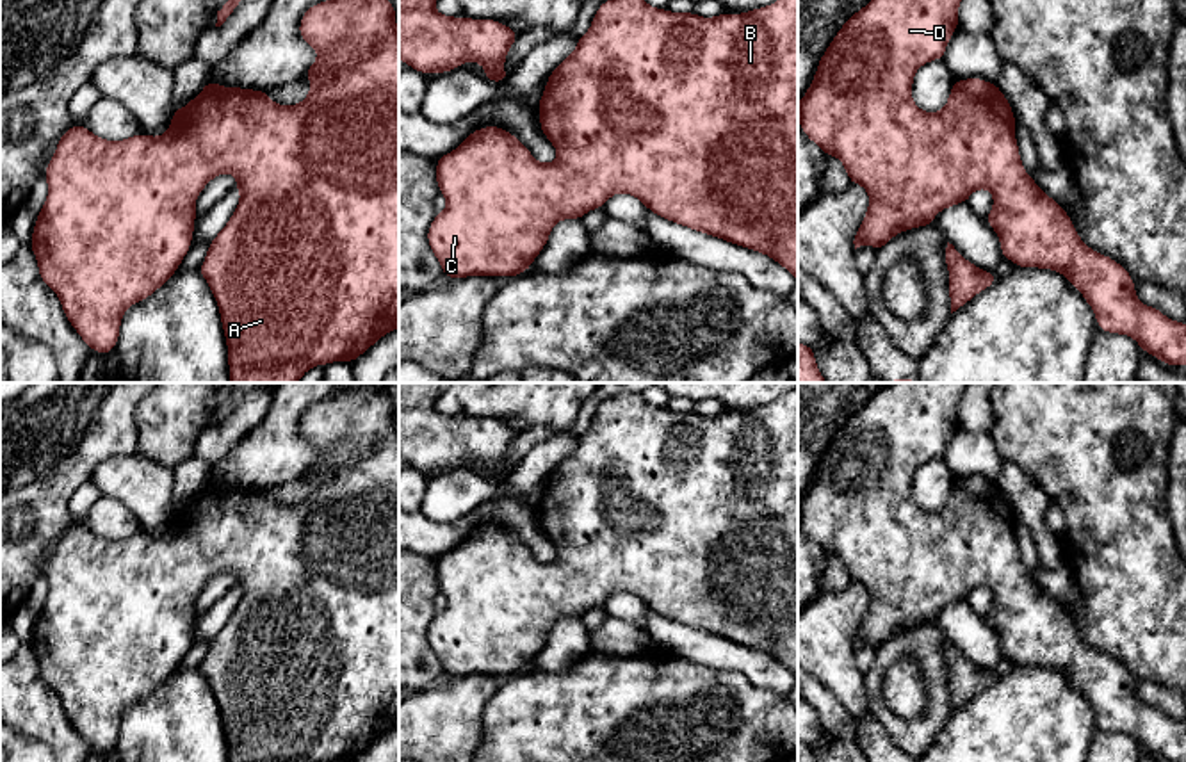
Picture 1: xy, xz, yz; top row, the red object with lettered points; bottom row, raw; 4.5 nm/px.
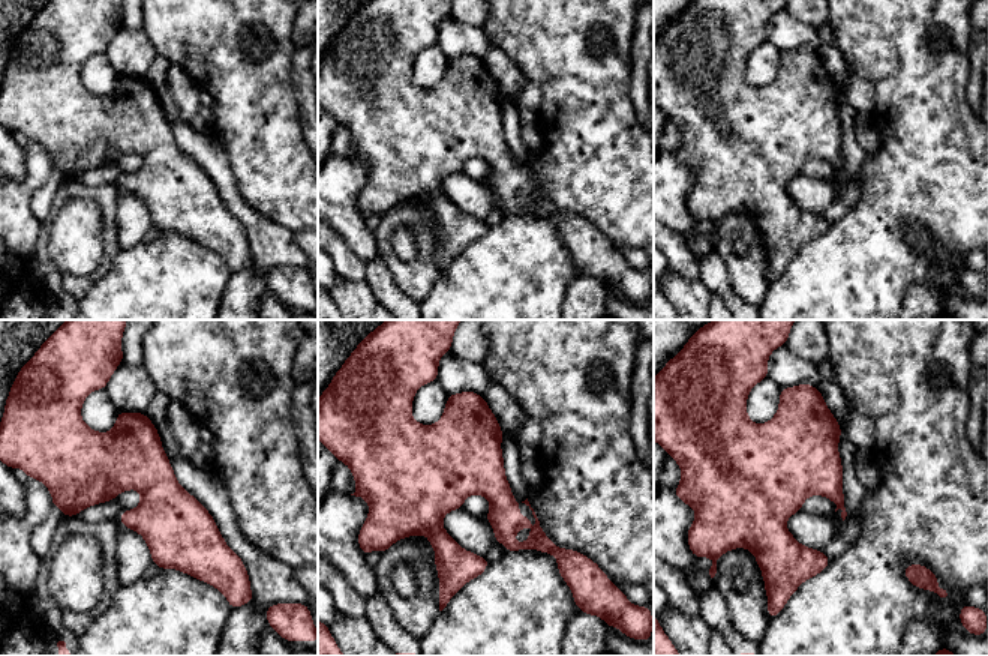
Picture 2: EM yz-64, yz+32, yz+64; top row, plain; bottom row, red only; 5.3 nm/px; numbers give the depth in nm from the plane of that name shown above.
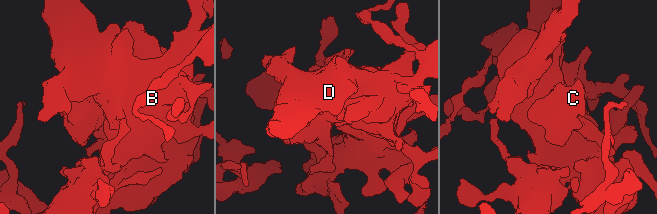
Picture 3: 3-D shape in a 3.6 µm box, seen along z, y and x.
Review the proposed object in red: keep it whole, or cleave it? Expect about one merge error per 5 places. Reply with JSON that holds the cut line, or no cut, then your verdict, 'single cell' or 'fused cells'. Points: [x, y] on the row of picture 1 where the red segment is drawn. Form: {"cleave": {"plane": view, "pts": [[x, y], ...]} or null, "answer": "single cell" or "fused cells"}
{"cleave": null, "answer": "single cell"}

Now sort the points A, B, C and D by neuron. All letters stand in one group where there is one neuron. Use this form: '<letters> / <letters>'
A B C D

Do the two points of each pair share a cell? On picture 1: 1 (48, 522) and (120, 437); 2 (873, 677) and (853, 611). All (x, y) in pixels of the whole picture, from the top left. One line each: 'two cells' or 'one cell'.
1: one cell
2: two cells

